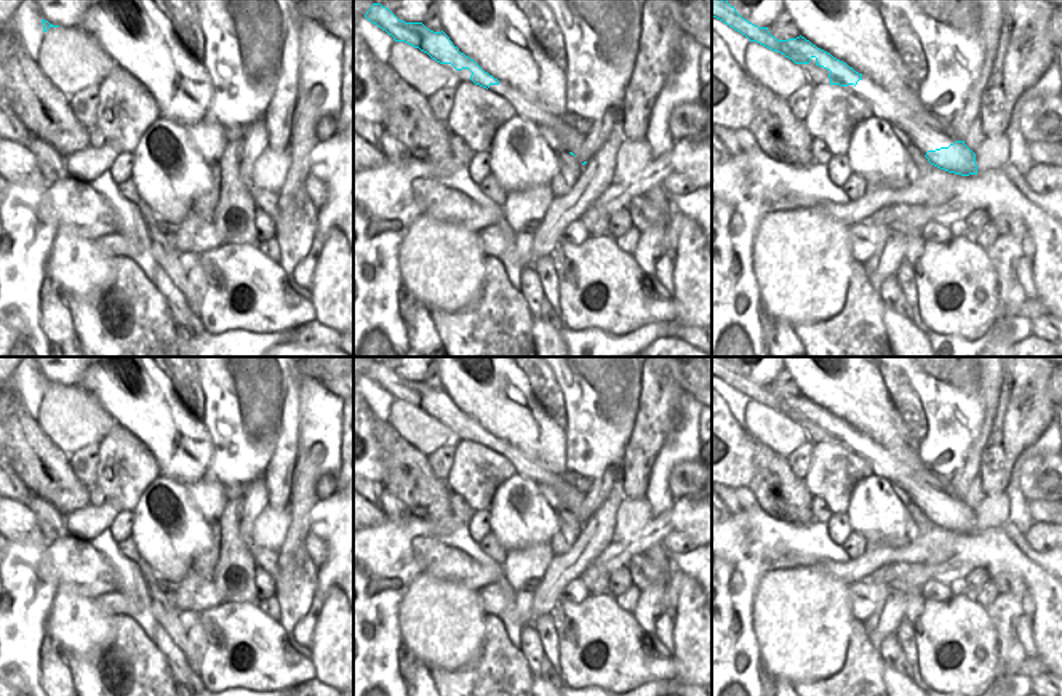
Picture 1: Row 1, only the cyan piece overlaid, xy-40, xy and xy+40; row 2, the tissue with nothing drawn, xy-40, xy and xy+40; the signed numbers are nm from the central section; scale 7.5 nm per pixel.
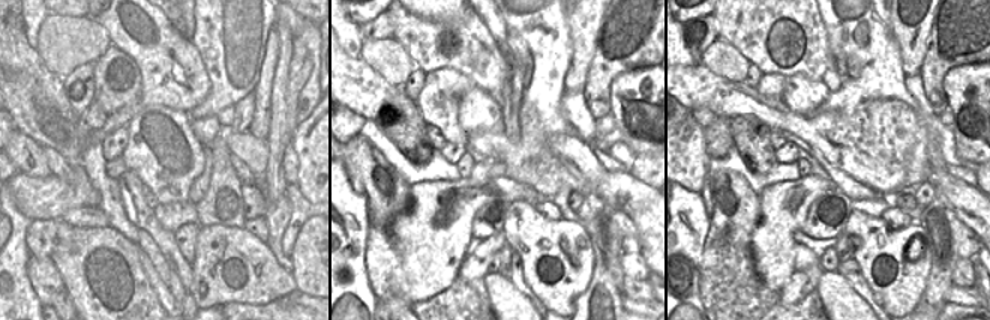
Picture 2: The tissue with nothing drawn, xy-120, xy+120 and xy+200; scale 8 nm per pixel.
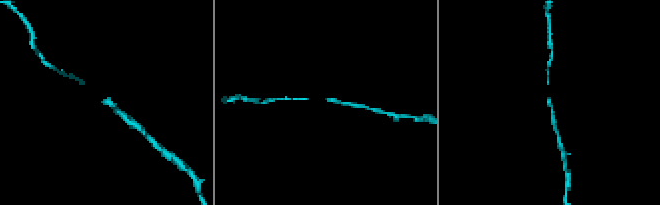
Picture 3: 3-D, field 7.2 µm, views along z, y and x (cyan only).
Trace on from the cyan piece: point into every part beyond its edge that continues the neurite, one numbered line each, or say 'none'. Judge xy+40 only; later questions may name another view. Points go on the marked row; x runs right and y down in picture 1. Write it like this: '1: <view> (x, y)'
none.

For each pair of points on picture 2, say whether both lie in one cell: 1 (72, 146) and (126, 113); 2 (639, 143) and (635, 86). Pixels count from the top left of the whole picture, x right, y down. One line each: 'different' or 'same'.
1: different
2: same

